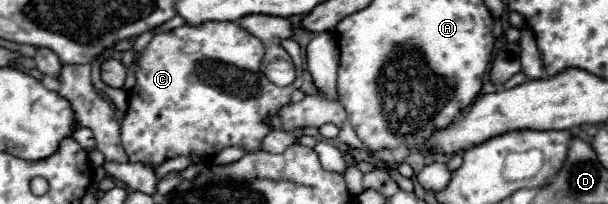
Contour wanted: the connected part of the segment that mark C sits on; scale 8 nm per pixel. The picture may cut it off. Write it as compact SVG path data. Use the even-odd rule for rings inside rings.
M204 22L200 26L180 26L170 32L156 34L146 50L138 56L136 68L136 86L130 92L128 110L120 126L122 146L130 158L130 162L140 162L150 168L158 168L164 160L176 156L200 156L200 158L214 158L220 150L228 146L238 146L244 152L262 150L262 140L274 126L268 122L268 116L274 116L284 106L292 104L292 92L302 86L304 74L304 60L300 52L300 44L296 40L284 40L282 44L286 52L290 52L294 66L296 66L296 80L280 88L272 84L262 72L260 62L264 56L262 42L246 32L238 22Z

